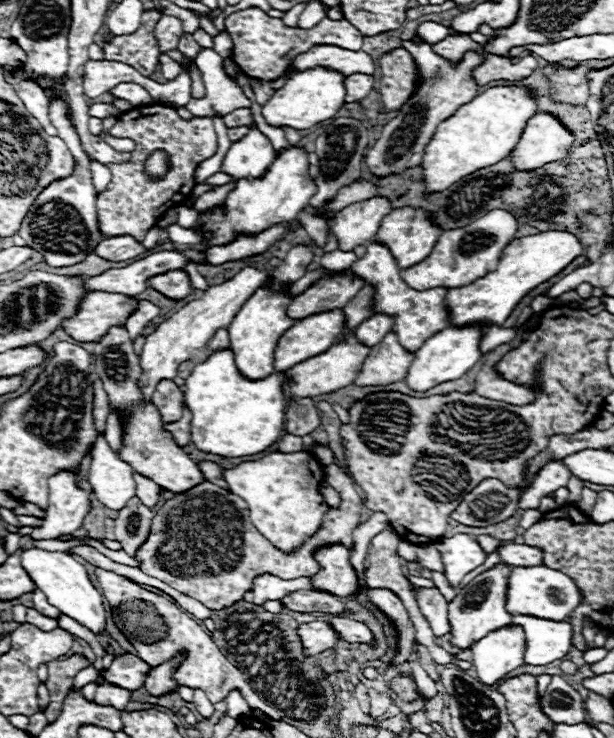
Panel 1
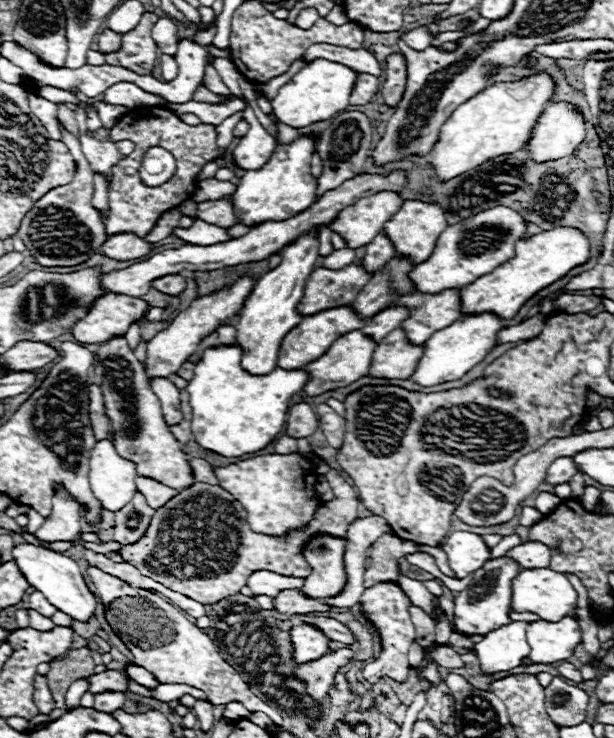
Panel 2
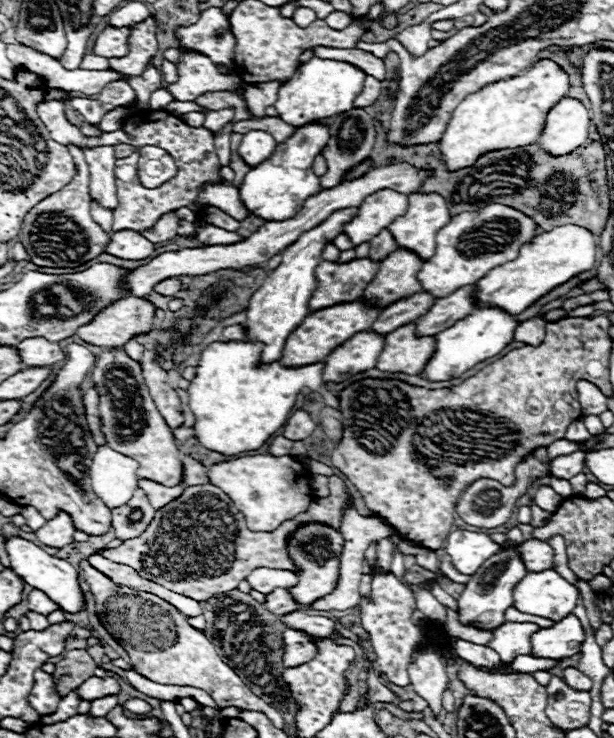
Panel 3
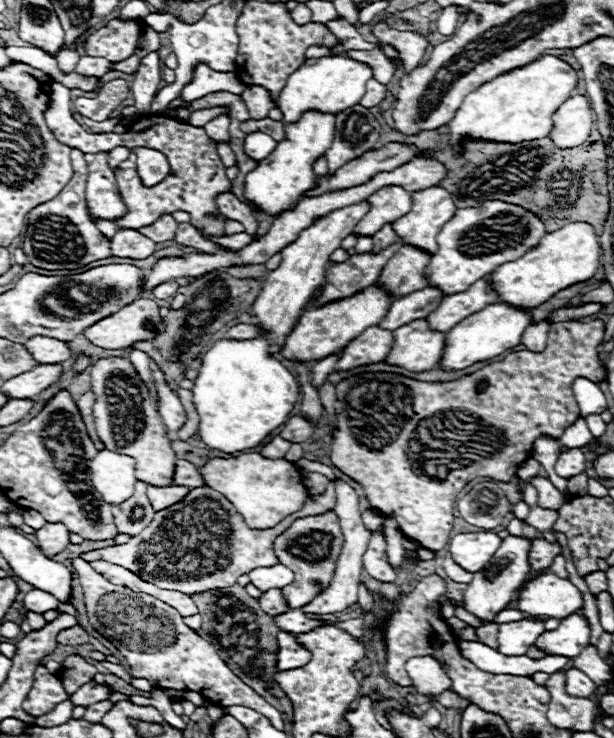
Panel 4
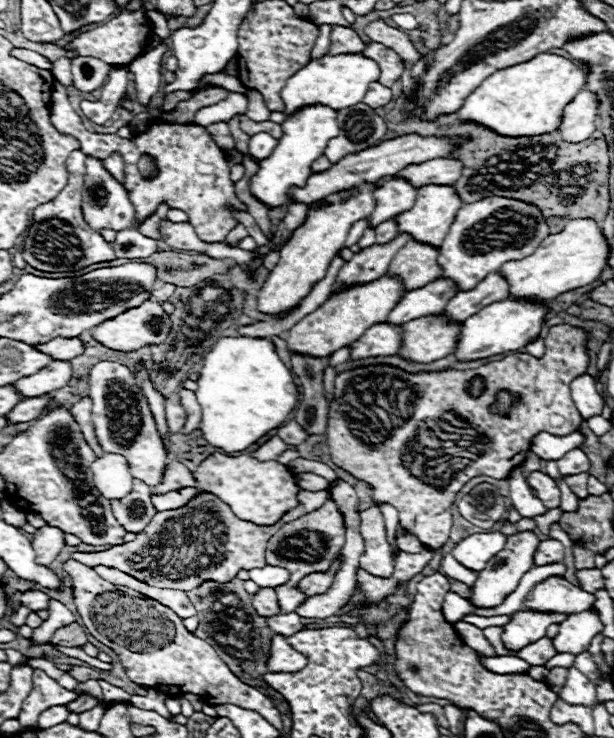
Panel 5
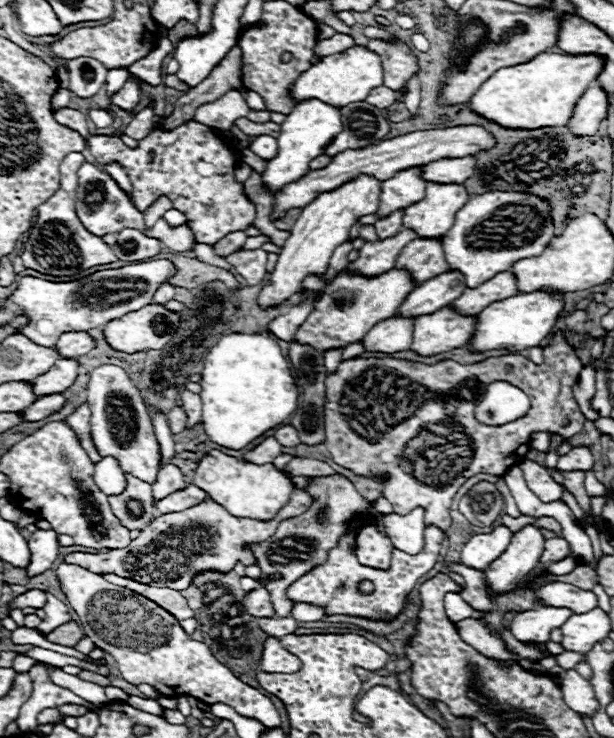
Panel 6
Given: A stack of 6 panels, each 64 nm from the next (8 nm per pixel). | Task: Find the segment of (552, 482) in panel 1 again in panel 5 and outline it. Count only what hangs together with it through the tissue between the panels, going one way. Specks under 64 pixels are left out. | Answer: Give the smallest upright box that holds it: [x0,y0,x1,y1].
[556,448,590,476]

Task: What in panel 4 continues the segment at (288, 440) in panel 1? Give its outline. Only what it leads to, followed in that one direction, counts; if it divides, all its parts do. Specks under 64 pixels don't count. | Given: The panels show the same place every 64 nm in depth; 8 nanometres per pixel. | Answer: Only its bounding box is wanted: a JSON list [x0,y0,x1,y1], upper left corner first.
[262,436,290,458]

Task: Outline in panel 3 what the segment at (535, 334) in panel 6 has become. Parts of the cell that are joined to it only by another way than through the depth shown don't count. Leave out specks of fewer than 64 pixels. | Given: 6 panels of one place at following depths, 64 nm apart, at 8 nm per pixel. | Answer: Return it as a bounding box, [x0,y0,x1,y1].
[422,306,520,380]

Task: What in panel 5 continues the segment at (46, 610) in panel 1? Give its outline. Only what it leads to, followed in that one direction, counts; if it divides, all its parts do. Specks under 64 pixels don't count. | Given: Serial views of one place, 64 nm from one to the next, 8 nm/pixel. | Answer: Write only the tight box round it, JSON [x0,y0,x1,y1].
[20,590,50,612]

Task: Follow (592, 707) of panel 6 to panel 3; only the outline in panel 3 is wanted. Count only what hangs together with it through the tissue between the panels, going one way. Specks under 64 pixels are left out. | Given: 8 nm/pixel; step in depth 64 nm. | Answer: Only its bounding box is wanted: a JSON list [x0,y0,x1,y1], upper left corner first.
[562,668,592,692]

